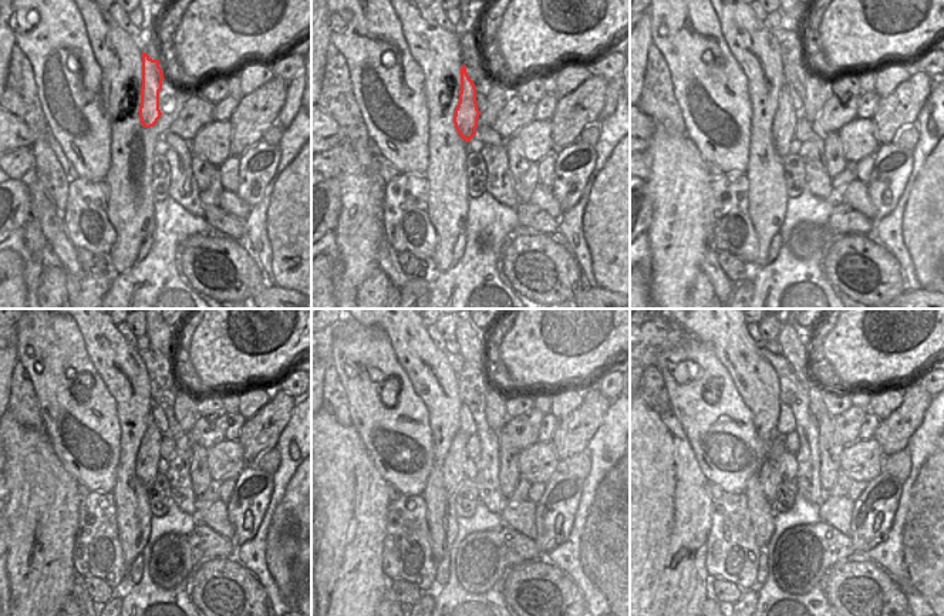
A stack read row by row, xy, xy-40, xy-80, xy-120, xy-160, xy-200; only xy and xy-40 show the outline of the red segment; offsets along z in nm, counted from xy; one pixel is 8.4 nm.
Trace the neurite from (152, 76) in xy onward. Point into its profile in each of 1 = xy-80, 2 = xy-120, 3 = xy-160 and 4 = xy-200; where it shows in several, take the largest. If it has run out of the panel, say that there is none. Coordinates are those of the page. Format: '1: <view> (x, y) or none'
1: xy-80 (785, 118)
2: xy-120 (148, 457)
3: xy-160 (454, 465)
4: xy-200 (769, 475)

